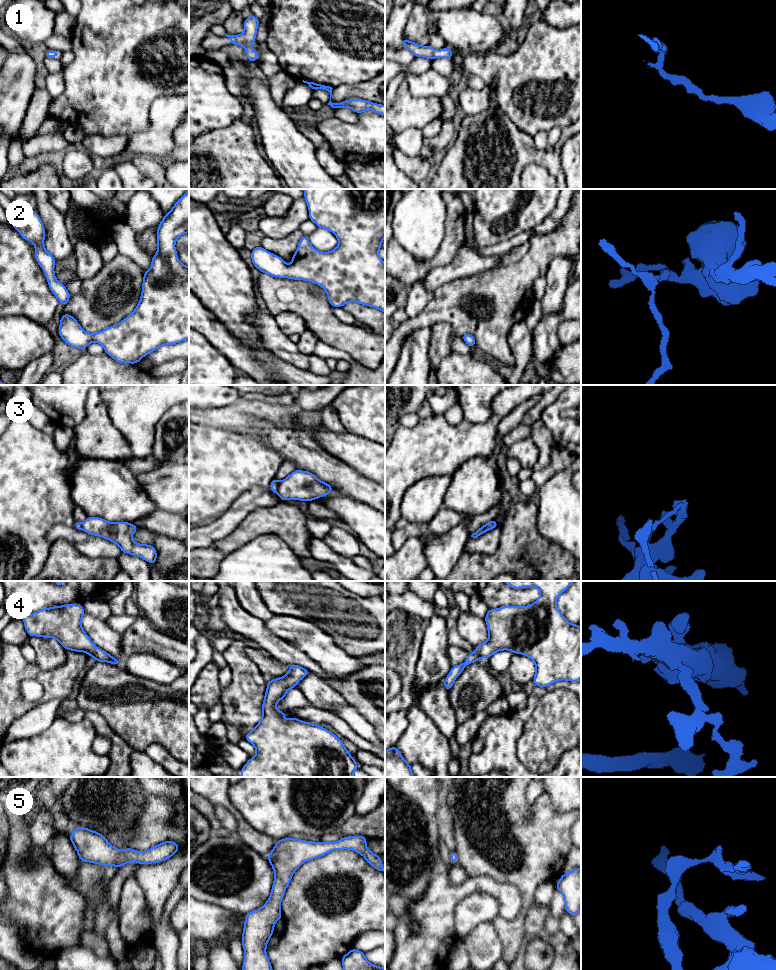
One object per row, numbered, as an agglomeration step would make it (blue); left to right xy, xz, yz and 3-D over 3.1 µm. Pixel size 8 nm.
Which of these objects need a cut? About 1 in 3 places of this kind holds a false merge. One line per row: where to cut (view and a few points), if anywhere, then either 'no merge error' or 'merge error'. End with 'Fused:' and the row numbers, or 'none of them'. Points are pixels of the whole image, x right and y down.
1: no cut; no merge error
2: no cut; no merge error
3: cut in xz along (280, 482), (277, 492); merge error
4: no cut; no merge error
5: no cut; no merge error
Fused: 3

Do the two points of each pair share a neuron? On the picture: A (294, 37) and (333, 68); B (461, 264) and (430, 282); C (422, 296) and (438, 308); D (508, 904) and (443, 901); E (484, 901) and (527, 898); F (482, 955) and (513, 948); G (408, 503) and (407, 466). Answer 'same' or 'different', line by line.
A: same
B: same
C: different
D: same
E: different
F: different
G: different

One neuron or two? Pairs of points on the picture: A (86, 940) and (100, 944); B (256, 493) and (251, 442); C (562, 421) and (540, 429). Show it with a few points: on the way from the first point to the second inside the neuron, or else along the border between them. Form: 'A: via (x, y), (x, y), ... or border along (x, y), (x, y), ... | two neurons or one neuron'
A: via (89, 940), (97, 943) | one neuron
B: border along (269, 487), (250, 487), (235, 499) | two neurons
C: border along (540, 418), (549, 430), (554, 446) | two neurons

